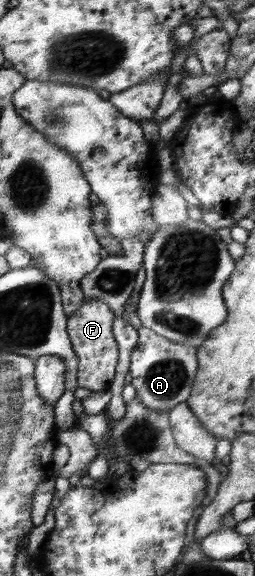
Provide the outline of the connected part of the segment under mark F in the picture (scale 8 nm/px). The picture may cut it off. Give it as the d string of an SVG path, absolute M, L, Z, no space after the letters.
M87 298L83 307L74 316L67 318L67 332L70 334L71 344L79 358L77 385L95 391L104 391L110 387L116 365L119 360L119 347L113 334L114 311L107 302Z

